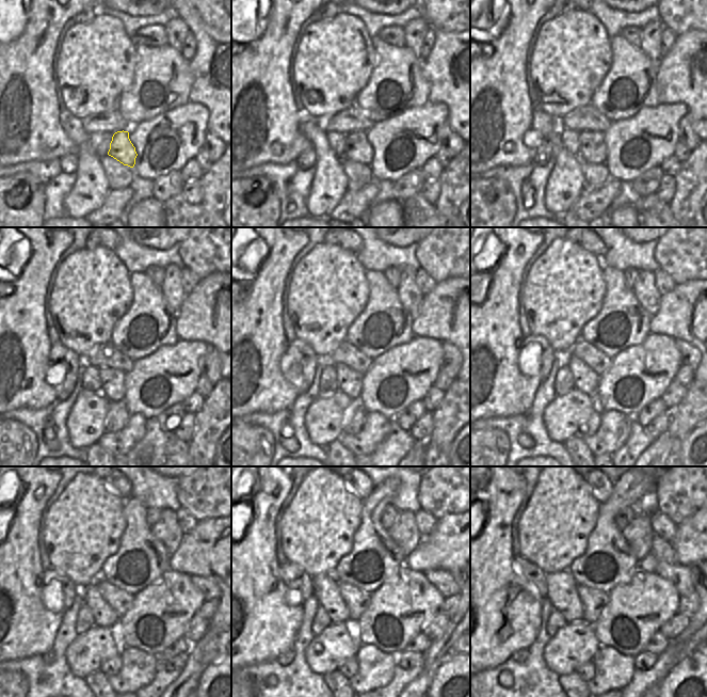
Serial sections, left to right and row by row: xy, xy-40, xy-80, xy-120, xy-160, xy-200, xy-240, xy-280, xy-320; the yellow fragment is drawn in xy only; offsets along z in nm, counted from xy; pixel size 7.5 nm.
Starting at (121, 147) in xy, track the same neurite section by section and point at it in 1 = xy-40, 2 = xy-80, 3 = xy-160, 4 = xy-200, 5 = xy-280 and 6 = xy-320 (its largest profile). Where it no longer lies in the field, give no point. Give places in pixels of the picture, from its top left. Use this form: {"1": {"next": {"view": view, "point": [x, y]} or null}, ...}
{"1": {"next": {"view": "xy-40", "point": [357, 148]}}, "2": {"next": {"view": "xy-80", "point": [592, 149]}}, "3": {"next": {"view": "xy-160", "point": [350, 381]}}, "4": {"next": {"view": "xy-200", "point": [585, 380]}}, "5": {"next": {"view": "xy-280", "point": [325, 589]}}, "6": {"next": {"view": "xy-320", "point": [561, 587]}}}

